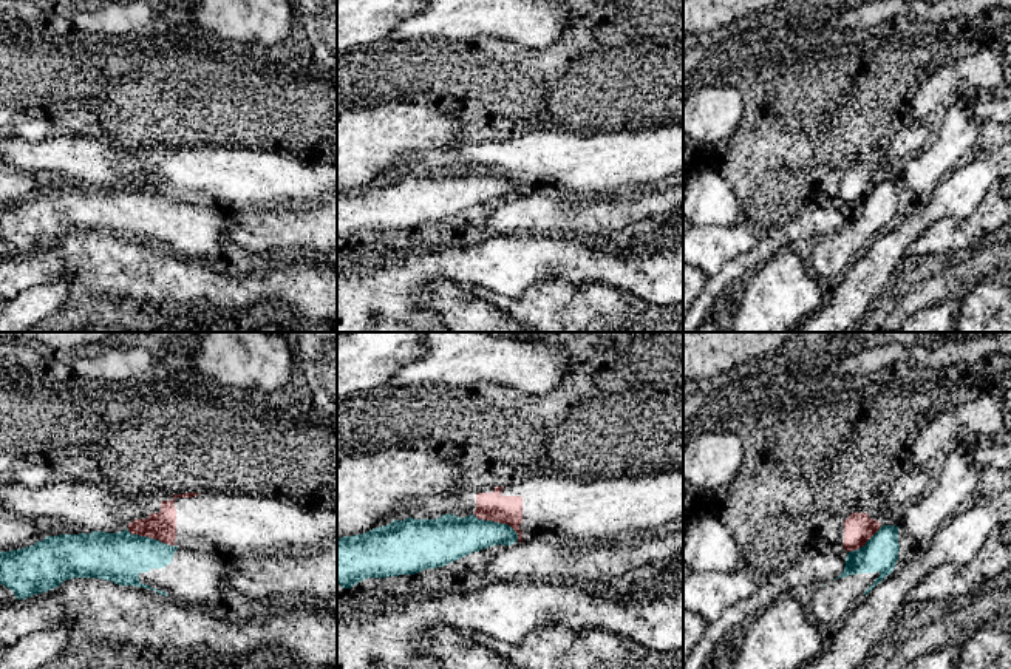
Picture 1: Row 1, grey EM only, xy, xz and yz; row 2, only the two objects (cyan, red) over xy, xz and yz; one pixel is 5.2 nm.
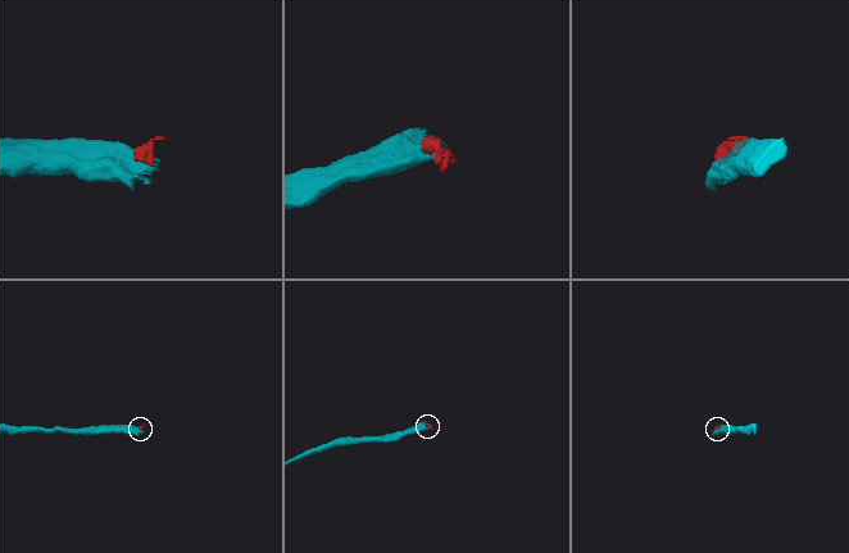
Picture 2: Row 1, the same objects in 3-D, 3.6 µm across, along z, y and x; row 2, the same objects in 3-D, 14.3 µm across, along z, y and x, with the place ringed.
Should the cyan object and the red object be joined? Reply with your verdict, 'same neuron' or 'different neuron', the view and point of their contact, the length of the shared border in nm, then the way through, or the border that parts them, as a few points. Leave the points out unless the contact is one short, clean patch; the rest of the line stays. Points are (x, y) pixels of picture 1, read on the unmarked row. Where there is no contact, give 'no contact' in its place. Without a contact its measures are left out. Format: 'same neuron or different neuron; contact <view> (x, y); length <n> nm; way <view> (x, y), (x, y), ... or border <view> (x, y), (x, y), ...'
different neuron; contact xz (498, 176); length 280 nm; border xz (473, 169), (483, 173), (506, 176), (517, 187), (518, 195)

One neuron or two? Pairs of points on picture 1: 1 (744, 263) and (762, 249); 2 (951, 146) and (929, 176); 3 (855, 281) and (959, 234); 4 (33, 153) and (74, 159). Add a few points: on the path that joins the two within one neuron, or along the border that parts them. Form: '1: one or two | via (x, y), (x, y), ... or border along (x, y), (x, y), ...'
1: one | via (748, 263), (758, 254)
2: one | via (943, 153), (929, 169)
3: two | border along (926, 229), (902, 257)
4: one | via (44, 155), (64, 155)

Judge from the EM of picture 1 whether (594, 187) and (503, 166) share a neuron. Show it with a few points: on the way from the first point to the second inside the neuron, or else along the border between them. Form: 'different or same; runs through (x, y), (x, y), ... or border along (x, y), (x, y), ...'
same; runs through (571, 166), (526, 166)

